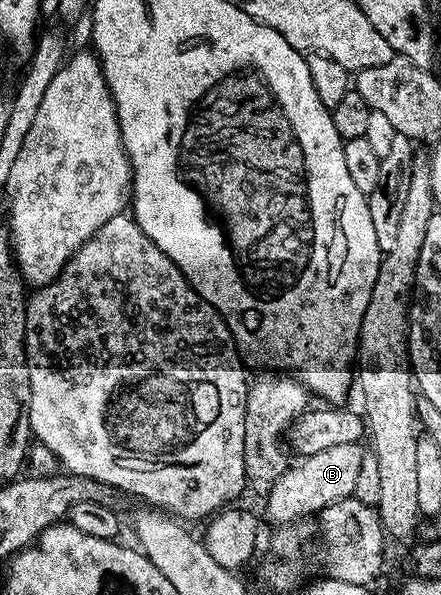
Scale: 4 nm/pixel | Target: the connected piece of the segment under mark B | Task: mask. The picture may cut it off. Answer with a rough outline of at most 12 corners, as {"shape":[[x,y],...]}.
{"shape":[[365,450],[293,460],[263,498],[288,525],[353,496]]}

